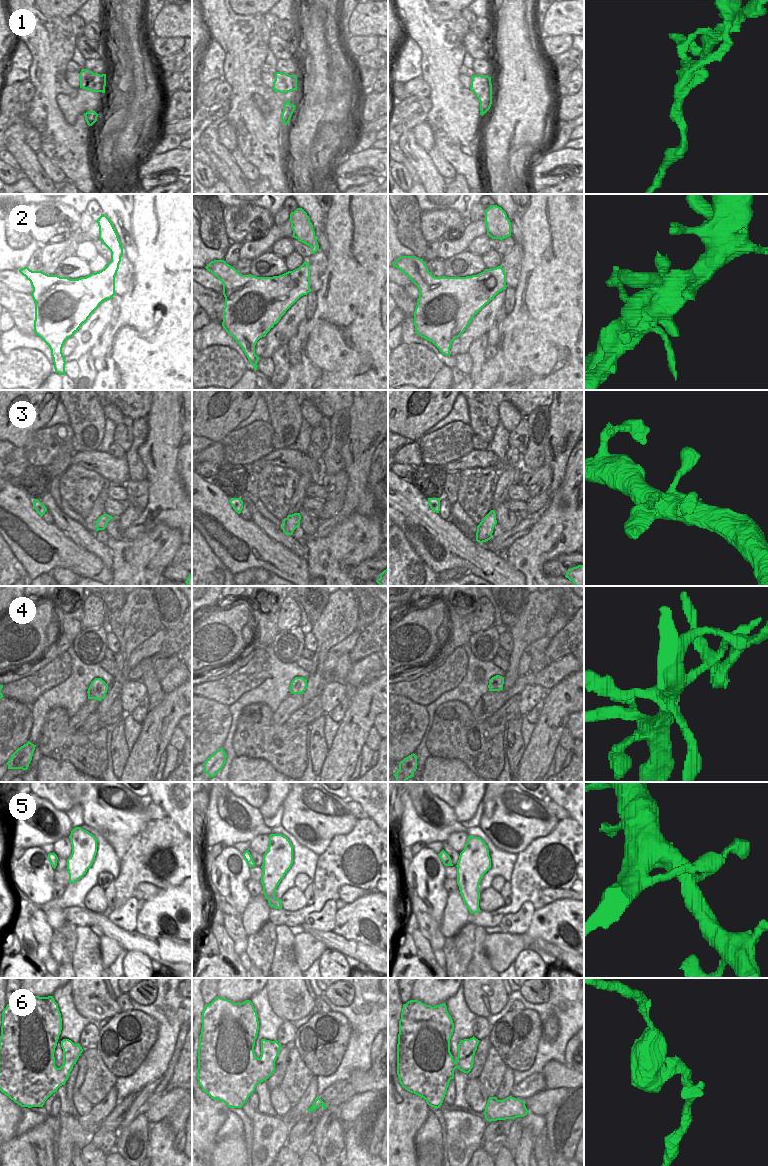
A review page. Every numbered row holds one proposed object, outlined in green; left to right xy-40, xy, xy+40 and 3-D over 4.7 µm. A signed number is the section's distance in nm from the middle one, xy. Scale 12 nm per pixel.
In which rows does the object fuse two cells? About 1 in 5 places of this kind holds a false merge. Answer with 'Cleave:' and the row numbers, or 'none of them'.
Cleave: 1, 4.

